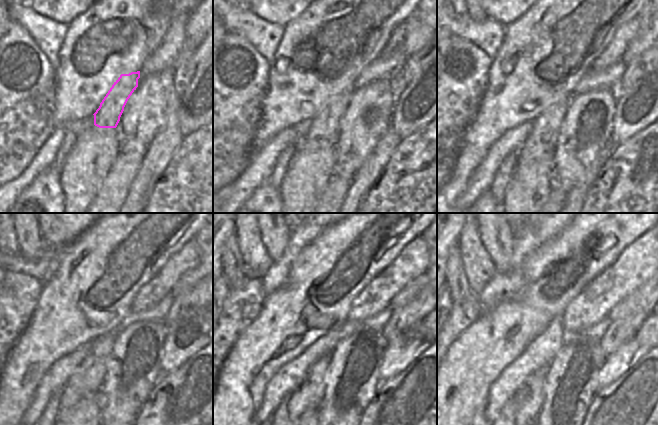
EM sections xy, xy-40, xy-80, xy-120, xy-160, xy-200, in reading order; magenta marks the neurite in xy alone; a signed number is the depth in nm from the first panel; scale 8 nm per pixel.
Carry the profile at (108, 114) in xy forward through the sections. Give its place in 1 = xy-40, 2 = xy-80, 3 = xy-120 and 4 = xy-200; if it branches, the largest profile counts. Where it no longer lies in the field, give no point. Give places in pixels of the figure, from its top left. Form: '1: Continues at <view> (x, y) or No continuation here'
1: Continues at xy-40 (324, 126)
2: Continues at xy-80 (542, 140)
3: Continues at xy-120 (86, 382)
4: Continues at xy-200 (522, 409).

